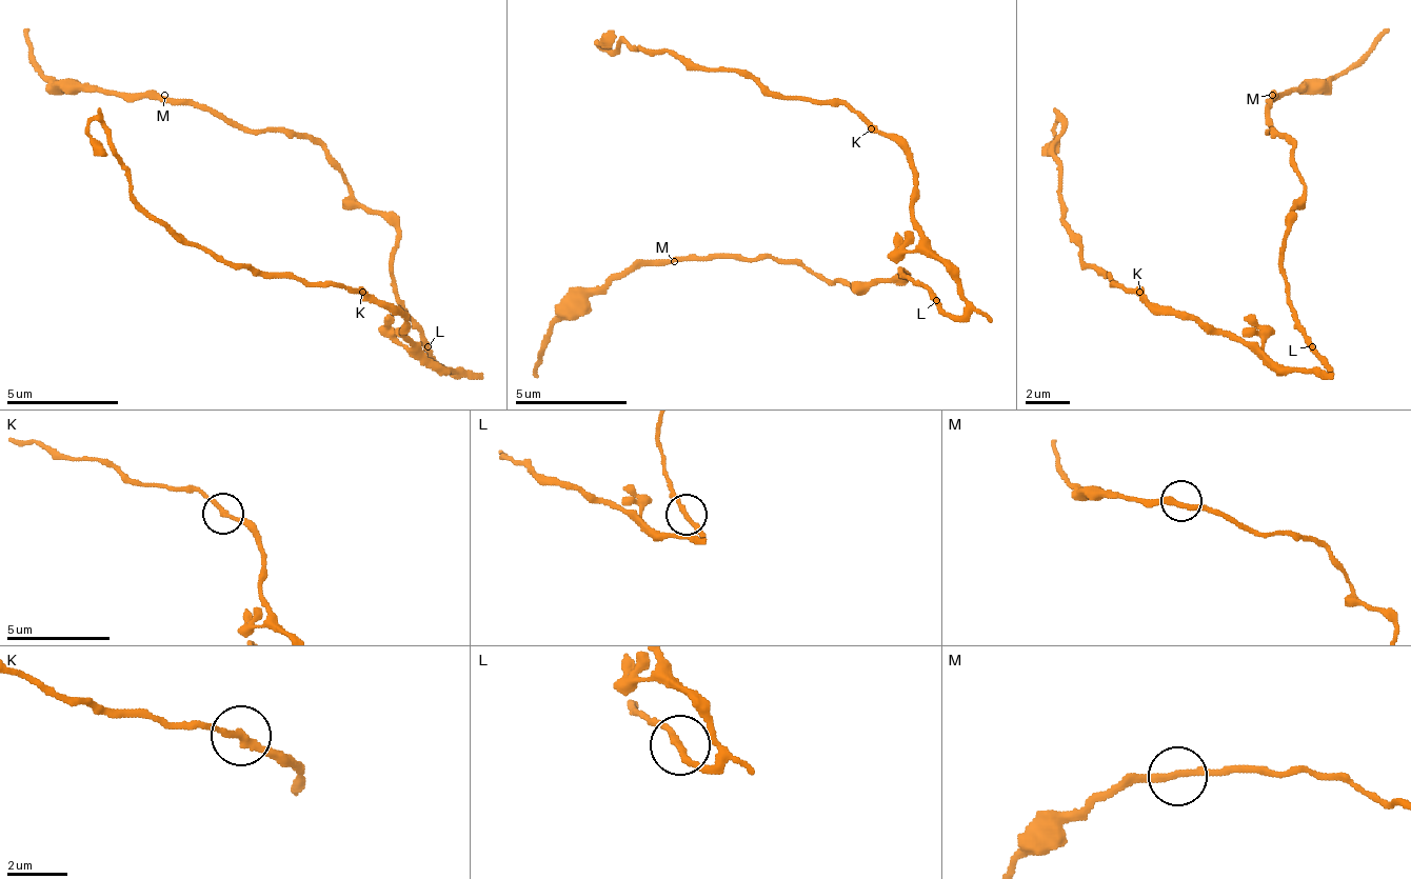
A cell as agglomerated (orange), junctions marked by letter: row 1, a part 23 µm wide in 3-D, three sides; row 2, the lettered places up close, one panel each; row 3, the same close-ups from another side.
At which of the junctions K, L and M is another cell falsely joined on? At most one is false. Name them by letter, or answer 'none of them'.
none of them

